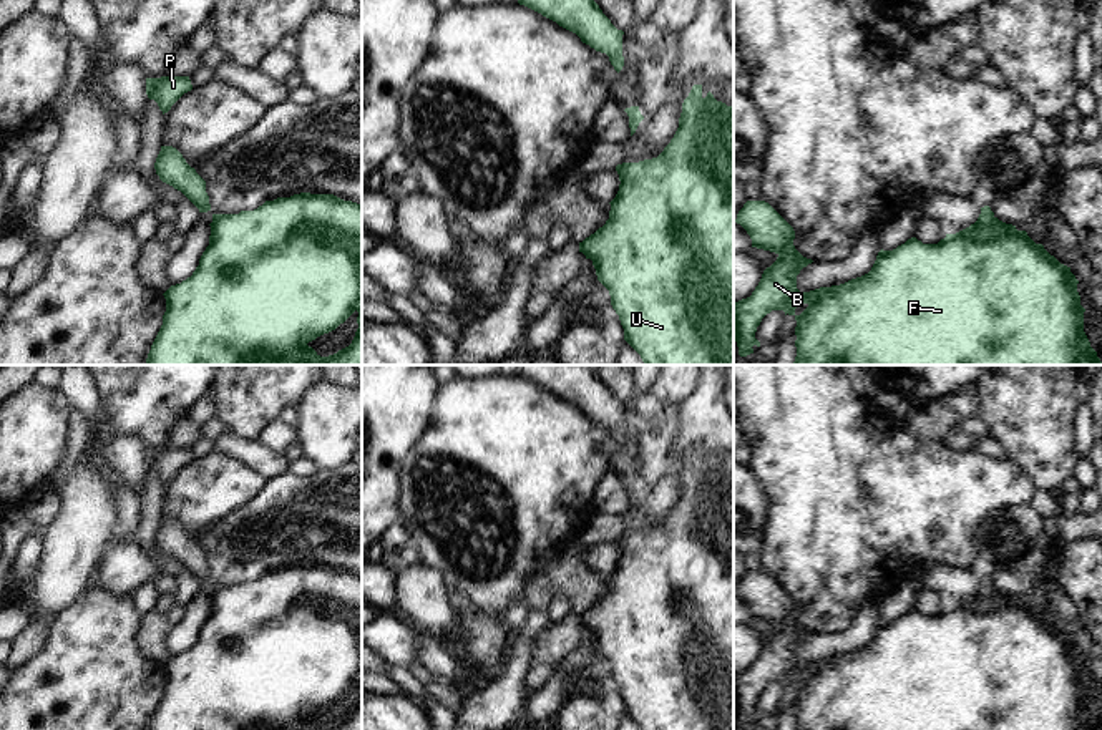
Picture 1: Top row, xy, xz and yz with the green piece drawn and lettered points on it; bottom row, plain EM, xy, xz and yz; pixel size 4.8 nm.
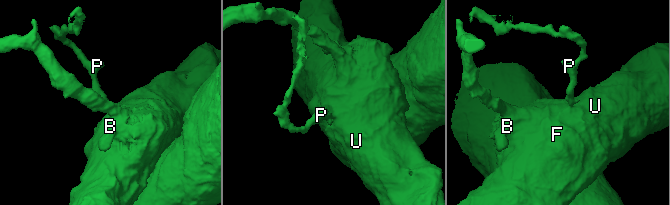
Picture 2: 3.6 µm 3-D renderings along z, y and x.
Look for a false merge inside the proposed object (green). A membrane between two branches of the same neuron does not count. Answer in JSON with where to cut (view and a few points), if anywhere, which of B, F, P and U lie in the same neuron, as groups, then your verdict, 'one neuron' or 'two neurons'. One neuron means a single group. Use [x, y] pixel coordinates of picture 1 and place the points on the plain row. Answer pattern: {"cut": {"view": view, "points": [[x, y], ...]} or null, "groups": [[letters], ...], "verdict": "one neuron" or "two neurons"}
{"cut": null, "groups": [["B", "F", "P", "U"]], "verdict": "one neuron"}

